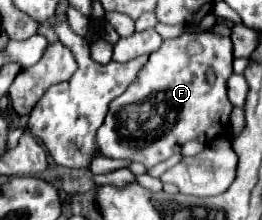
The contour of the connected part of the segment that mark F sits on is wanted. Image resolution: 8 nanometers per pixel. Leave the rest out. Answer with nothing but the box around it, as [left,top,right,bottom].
[97,32,233,170]

